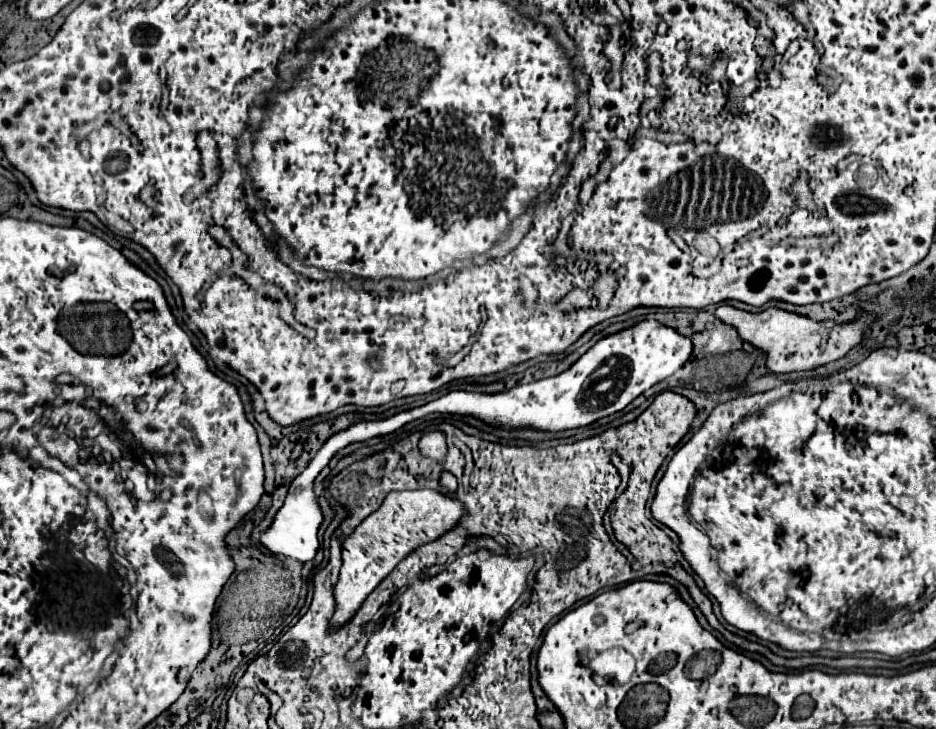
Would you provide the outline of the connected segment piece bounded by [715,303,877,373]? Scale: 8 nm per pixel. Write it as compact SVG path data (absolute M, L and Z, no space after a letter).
M727 303L719 305L715 309L715 315L723 323L735 325L741 339L763 349L767 353L767 367L773 373L805 371L805 369L815 369L831 361L837 361L845 357L853 347L857 347L861 339L865 337L865 331L869 331L869 327L877 321L873 319L873 315L865 315L865 319L857 319L857 323L839 325L839 323L833 323L833 319L815 321L793 311L785 311L781 307L767 307L759 313L749 313Z

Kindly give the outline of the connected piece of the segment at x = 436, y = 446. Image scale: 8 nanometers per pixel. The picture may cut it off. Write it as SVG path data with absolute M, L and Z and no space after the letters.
M443 431L425 433L425 435L421 437L421 441L419 441L419 451L421 451L425 457L441 463L441 461L445 459L445 455L447 455L445 433L443 433Z

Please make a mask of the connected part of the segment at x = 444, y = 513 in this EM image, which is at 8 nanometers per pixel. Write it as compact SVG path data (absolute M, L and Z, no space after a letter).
M430 489L419 491L389 491L383 503L375 513L371 513L347 539L343 541L343 567L339 581L335 585L335 601L337 609L333 615L333 623L347 623L365 597L381 583L385 575L393 571L393 567L413 549L423 543L435 541L445 531L457 525L463 515L463 507L459 501L445 497L443 493Z

